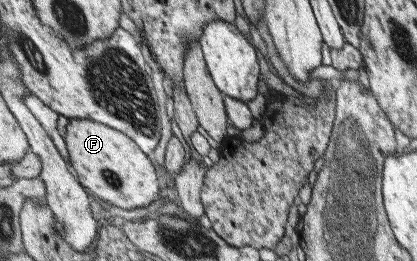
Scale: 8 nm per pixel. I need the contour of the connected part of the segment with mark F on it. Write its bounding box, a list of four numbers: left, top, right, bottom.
[65,119,160,210]

